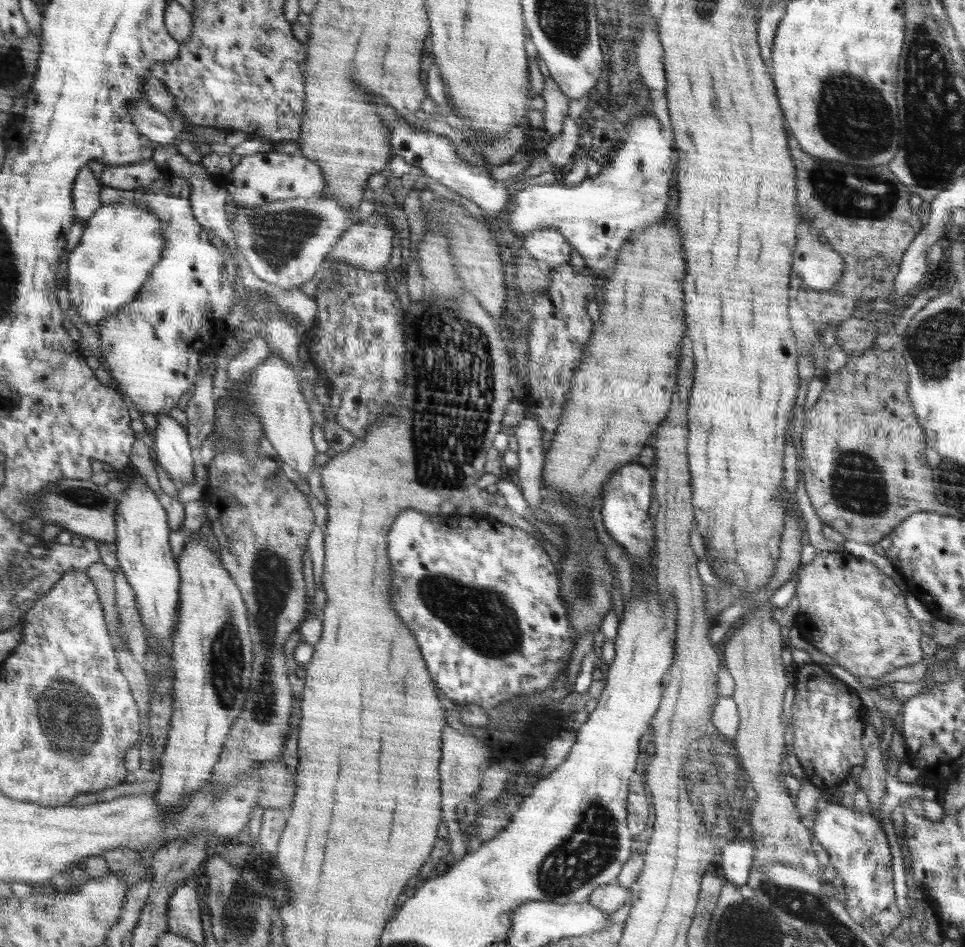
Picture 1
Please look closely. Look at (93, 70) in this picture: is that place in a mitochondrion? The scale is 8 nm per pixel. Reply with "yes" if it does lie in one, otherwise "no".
no

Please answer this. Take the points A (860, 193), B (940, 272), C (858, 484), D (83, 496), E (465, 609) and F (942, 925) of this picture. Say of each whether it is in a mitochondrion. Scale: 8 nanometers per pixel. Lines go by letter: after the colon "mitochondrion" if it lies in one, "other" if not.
A: mitochondrion
B: other
C: mitochondrion
D: mitochondrion
E: mitochondrion
F: other

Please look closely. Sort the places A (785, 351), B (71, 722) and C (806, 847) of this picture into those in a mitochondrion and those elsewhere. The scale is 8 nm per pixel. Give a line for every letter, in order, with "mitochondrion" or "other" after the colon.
A: other
B: mitochondrion
C: other

